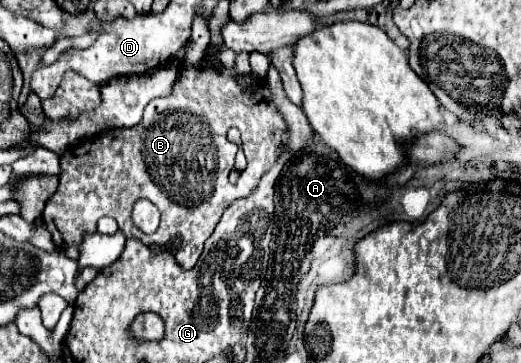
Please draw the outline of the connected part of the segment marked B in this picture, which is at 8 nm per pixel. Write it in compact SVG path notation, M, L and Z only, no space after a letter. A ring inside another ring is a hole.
M246 52L236 54L232 68L208 60L196 66L182 62L170 96L152 100L144 108L140 124L100 132L66 150L60 156L58 190L42 212L44 226L52 234L56 248L66 252L68 258L76 258L80 234L94 234L96 222L102 216L112 216L120 230L146 246L168 246L174 238L180 238L182 252L190 258L176 258L176 262L188 270L196 266L198 258L194 256L202 252L204 242L198 242L194 234L204 230L206 222L208 228L214 228L216 218L222 218L222 212L232 200L244 198L254 190L260 174L276 164L276 150L286 138L288 128L268 90L268 76L258 80L254 90L238 84L238 78L246 76L254 76ZM230 126L242 132L240 146L228 142L226 132ZM238 150L246 154L248 166L238 184L230 184L228 174L234 168ZM212 192L218 192L218 196ZM142 198L150 200L162 214L156 234L144 234L132 222L132 208Z

